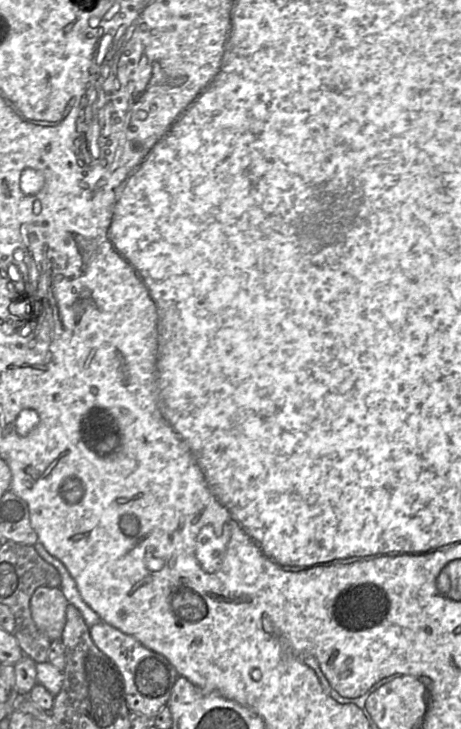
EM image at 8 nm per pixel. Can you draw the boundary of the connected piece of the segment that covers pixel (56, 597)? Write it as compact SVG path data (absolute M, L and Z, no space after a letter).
M38 587L30 599L30 611L37 629L51 642L60 640L69 602L60 588Z

